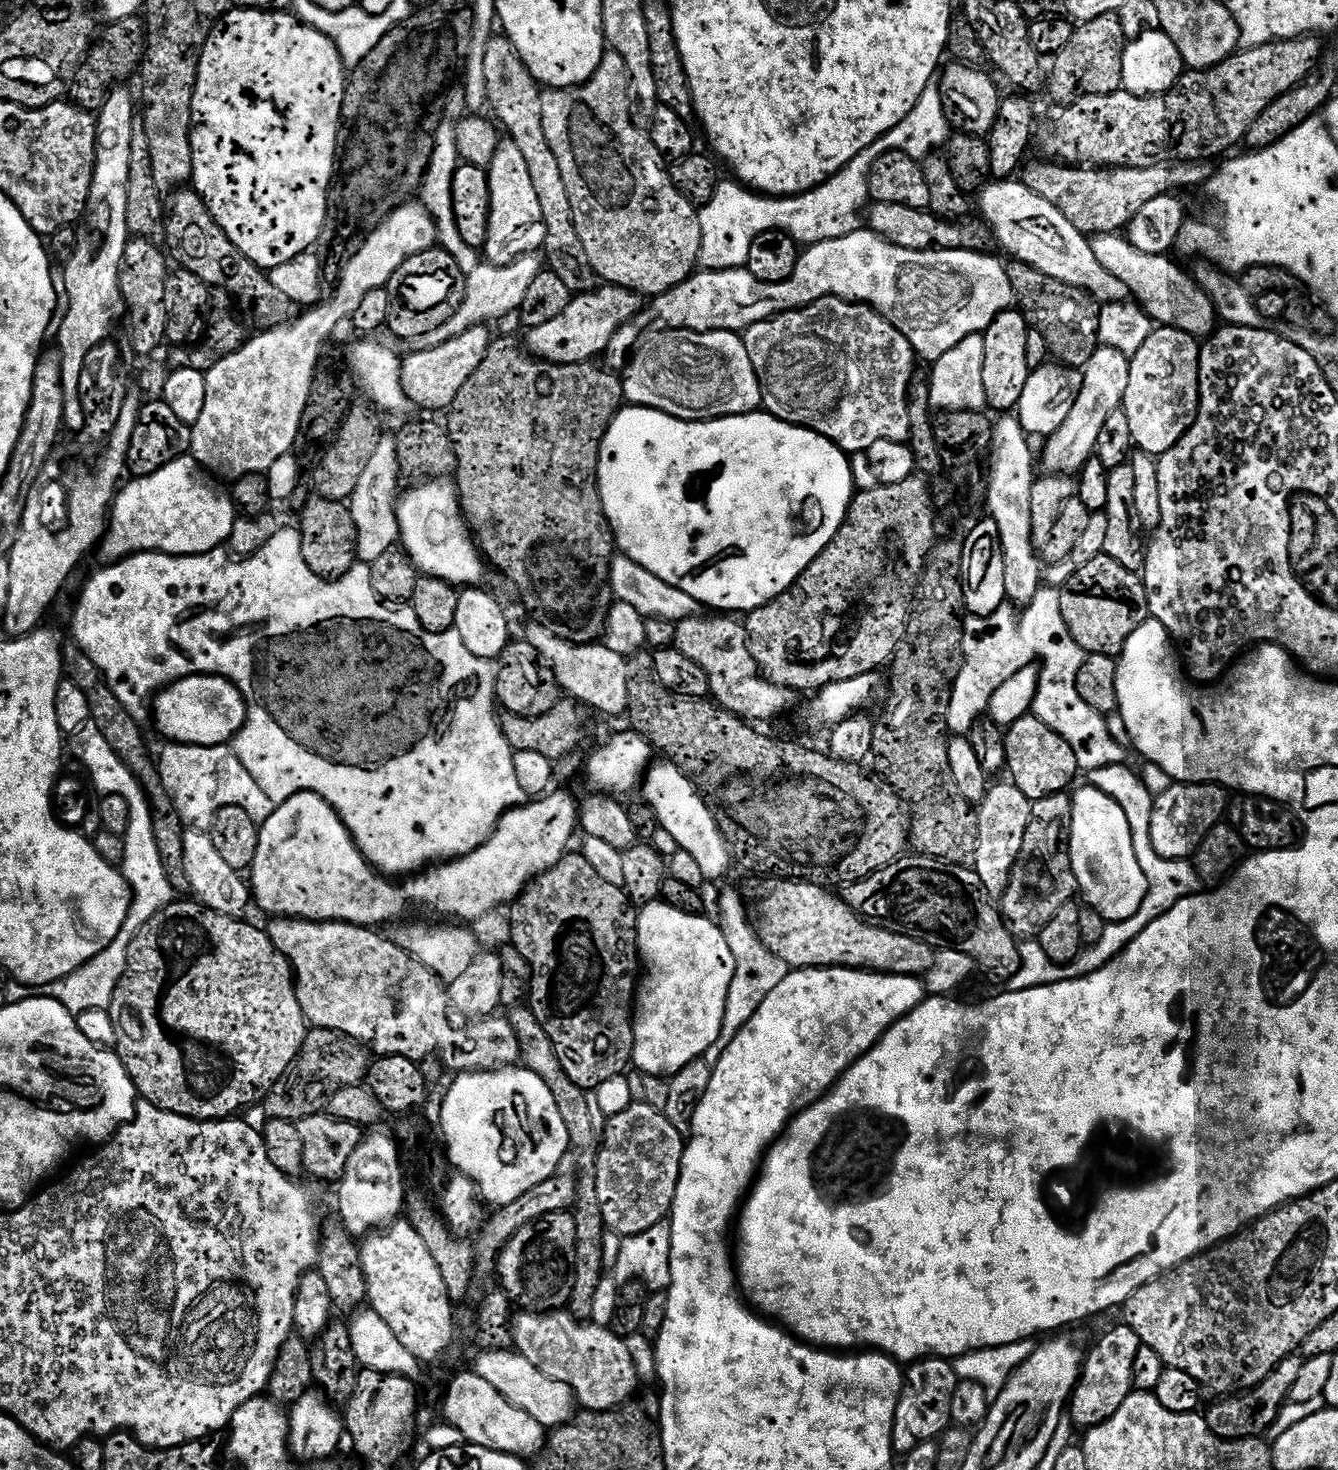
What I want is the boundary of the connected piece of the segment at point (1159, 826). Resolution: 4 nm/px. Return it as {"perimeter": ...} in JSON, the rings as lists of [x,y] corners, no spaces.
{"perimeter":[[[1176,782],[1173,783],[1170,790],[1166,790],[1166,794],[1155,797],[1152,802],[1152,813],[1150,814],[1150,842],[1154,846],[1154,850],[1158,854],[1162,854],[1162,858],[1166,858],[1167,860],[1188,860],[1195,853],[1197,846],[1202,842],[1202,838],[1206,838],[1206,834],[1210,834],[1210,830],[1214,830],[1214,826],[1225,819],[1230,803],[1230,796],[1229,793],[1224,793],[1224,790],[1219,784],[1185,784],[1183,782]]]}

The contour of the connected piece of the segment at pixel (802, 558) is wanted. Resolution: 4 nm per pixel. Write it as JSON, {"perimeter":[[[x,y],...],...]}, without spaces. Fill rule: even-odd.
{"perimeter":[[[621,407],[600,443],[598,478],[602,506],[614,533],[615,547],[623,555],[638,562],[638,566],[650,570],[654,578],[670,582],[670,586],[690,594],[690,598],[697,600],[705,609],[712,608],[708,610],[715,610],[720,614],[727,613],[727,608],[761,608],[766,606],[768,601],[778,598],[779,592],[793,583],[809,560],[814,559],[816,553],[826,550],[826,546],[830,546],[834,534],[838,534],[846,518],[854,495],[849,453],[824,436],[811,432],[809,428],[787,424],[763,410],[748,412],[744,416],[727,416],[721,420],[679,420],[653,408]]]}

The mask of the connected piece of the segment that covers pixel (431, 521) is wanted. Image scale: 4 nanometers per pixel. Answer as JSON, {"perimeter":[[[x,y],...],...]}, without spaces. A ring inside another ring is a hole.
{"perimeter":[[[420,482],[399,497],[396,517],[400,523],[403,551],[423,575],[444,580],[453,586],[476,586],[484,576],[485,561],[468,531],[464,513],[460,511],[460,496],[452,482]]]}

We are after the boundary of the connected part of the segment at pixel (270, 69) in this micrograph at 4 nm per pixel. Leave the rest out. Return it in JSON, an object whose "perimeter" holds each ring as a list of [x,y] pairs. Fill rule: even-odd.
{"perimeter":[[[253,8],[230,10],[216,25],[202,50],[196,86],[192,90],[192,167],[191,183],[194,191],[206,202],[212,217],[222,226],[226,238],[248,261],[261,270],[271,270],[298,258],[298,254],[315,249],[322,226],[326,222],[328,190],[332,187],[332,173],[336,170],[336,139],[340,133],[340,115],[344,101],[346,69],[334,42],[318,30],[296,19],[291,11],[259,12]]]}

